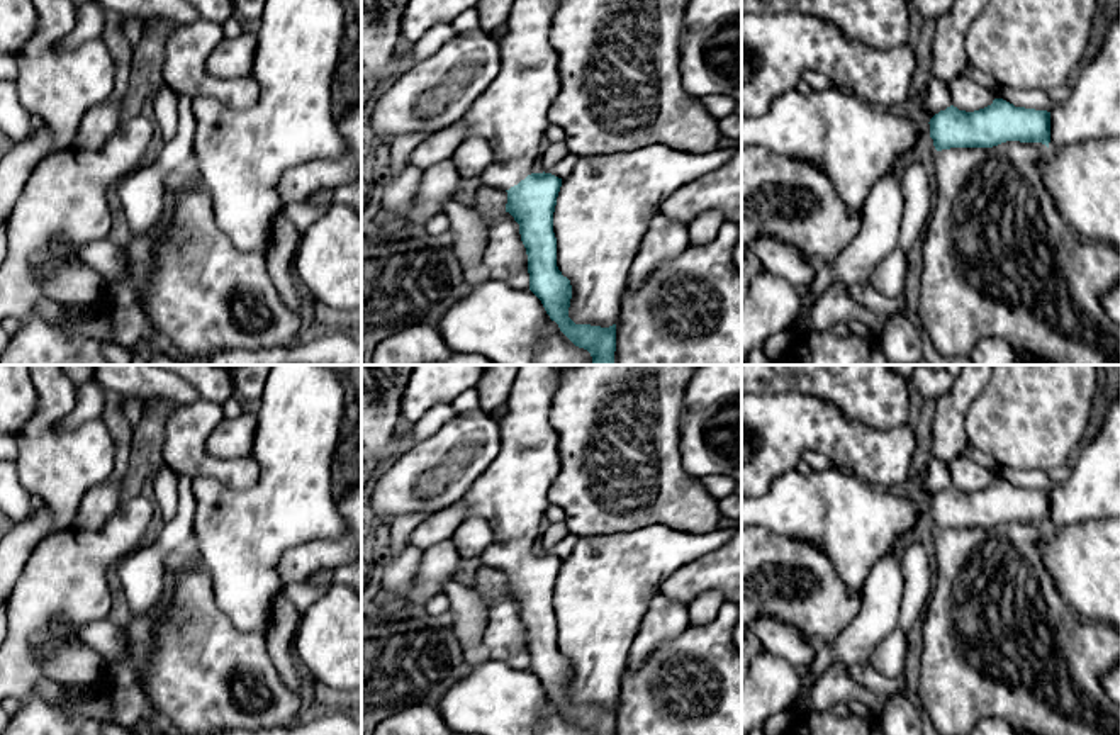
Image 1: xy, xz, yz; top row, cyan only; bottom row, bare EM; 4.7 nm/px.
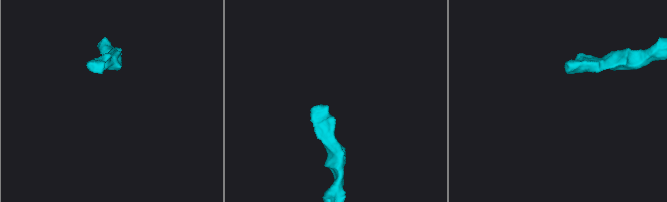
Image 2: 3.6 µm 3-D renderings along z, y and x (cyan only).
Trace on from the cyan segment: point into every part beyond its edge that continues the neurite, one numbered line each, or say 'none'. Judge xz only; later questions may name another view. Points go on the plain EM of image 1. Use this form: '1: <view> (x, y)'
1: xz (511, 494)

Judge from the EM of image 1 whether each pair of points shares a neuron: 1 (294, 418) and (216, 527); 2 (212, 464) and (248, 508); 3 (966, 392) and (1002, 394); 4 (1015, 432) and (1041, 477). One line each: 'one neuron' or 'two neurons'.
1: one neuron
2: two neurons
3: two neurons
4: two neurons

